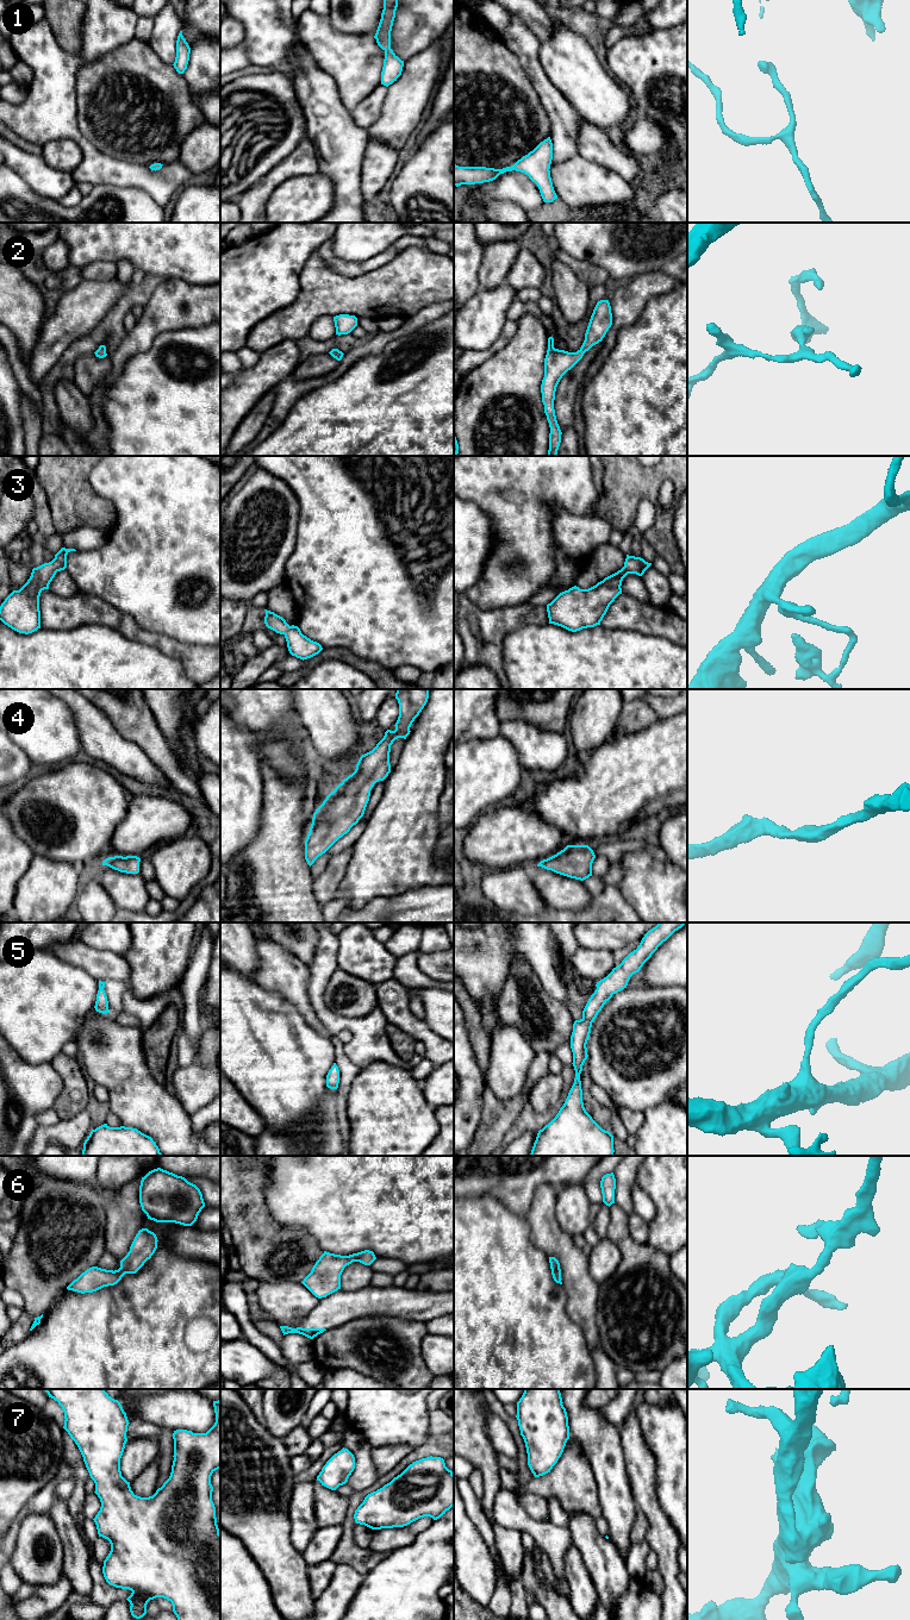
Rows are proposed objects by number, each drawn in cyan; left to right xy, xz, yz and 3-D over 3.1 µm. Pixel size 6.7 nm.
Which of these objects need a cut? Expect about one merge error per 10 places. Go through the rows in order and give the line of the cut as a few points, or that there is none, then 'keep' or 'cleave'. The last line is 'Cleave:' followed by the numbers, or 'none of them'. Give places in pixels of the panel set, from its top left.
1: no cut; keep
2: no cut; keep
3: no cut; keep
4: no cut; keep
5: no cut; keep
6: no cut; keep
7: no cut; keep
Cleave: none of them

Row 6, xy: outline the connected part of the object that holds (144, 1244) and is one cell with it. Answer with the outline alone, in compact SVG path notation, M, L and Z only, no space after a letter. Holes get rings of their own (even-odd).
M148 1228L139 1230L130 1246L130 1251L120 1261L118 1270L92 1266L74 1280L67 1289L85 1294L117 1284L125 1274L136 1274L151 1258L157 1249L157 1241L154 1232Z

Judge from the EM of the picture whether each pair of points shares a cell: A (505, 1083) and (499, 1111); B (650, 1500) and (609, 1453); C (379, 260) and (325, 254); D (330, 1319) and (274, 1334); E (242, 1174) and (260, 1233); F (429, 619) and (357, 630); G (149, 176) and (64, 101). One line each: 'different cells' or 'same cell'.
A: different cells
B: different cells
C: same cell
D: different cells
E: same cell
F: same cell
G: same cell

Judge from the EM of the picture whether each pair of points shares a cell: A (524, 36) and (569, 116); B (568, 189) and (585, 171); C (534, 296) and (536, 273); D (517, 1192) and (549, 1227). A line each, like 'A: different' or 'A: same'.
A: same
B: same
C: different
D: different

